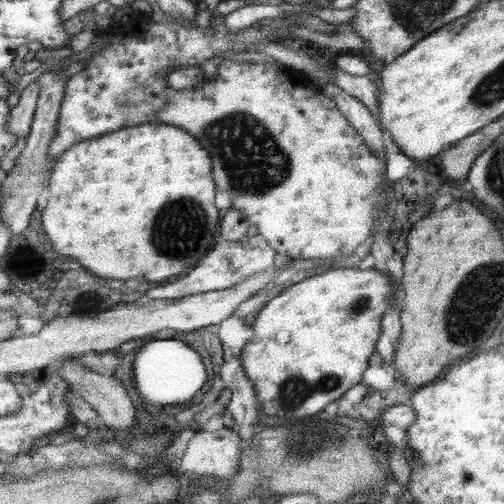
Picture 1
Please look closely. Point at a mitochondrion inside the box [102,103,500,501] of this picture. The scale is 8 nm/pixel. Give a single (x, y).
(249, 155)

